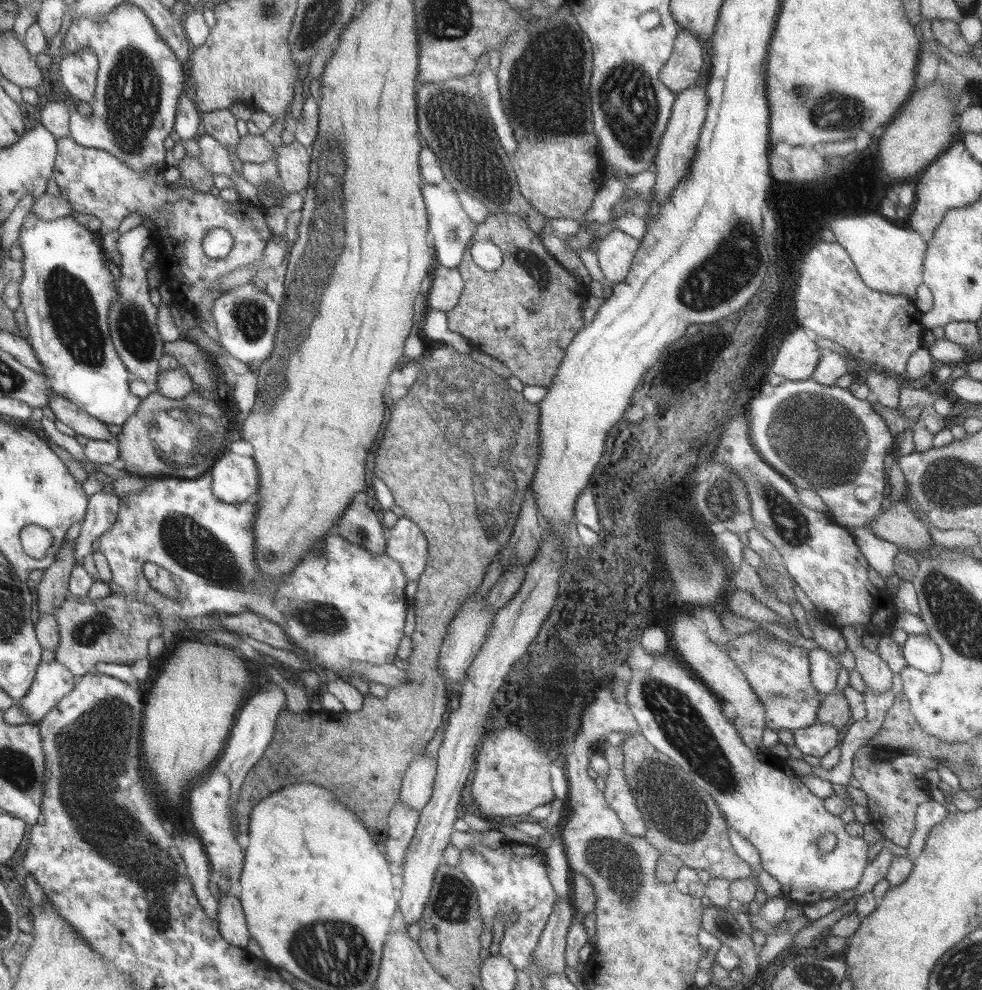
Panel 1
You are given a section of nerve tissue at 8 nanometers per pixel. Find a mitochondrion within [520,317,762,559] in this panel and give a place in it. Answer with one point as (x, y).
(721, 498)

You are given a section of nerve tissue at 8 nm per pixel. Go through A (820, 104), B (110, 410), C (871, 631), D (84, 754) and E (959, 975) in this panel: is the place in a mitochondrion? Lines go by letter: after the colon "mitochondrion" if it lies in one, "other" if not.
A: mitochondrion
B: other
C: other
D: mitochondrion
E: mitochondrion

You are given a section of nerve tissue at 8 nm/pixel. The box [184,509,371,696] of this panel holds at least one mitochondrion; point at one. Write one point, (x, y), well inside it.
(324, 618)

